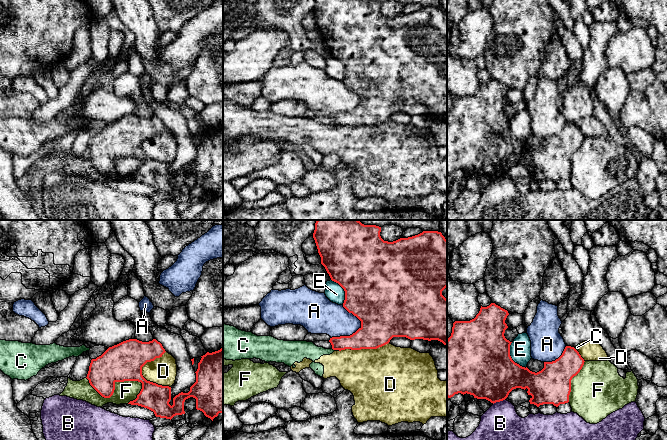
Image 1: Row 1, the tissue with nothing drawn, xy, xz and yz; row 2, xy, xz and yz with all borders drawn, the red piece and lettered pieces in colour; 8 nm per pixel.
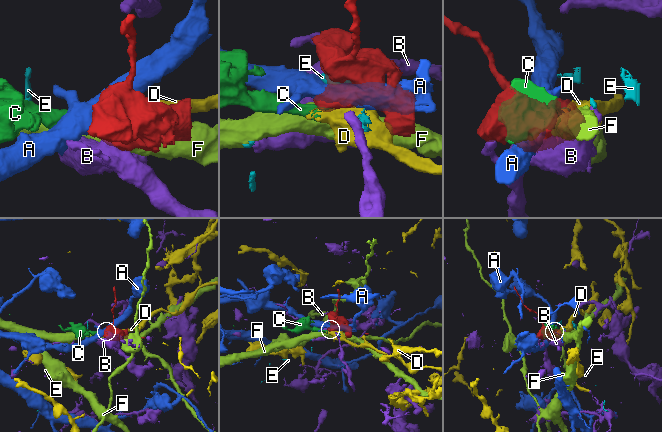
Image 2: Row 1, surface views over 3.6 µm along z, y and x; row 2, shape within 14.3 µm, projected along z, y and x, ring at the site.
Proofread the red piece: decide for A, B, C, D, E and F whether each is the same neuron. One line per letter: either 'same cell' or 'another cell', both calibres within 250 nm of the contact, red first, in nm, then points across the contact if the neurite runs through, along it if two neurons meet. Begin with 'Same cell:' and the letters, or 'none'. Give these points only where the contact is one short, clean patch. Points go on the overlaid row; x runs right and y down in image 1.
Same cell: none
A: another cell | 420/260 nm
B: another cell | 440/280 nm | along yz (504, 399), (493, 404)
C: another cell | 180/140 nm | along xz (332, 348), (339, 350)
D: another cell | 300/220 nm
E: another cell | 500/180 nm
F: another cell | 300/170 nm

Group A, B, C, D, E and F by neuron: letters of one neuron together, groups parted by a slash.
A / B / C D / E / F

